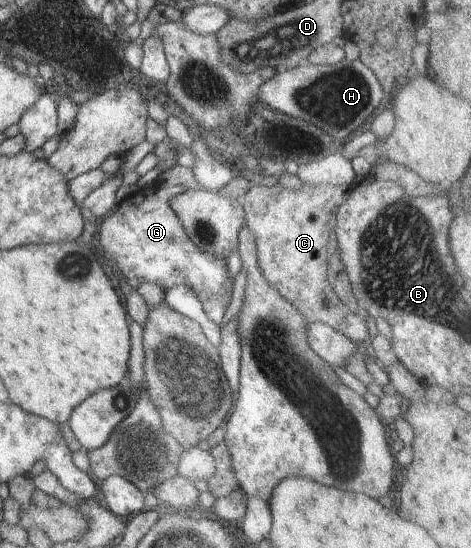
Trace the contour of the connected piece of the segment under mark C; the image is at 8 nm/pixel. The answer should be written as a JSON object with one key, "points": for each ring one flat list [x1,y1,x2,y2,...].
{"points":[[253,182,251,188,245,191,238,200,244,208,245,224,256,238,258,250,258,265,265,280,286,300,300,310,301,316,307,323,317,321,326,324,336,331,342,332,354,343,367,350,369,345,369,332,365,326,366,321,358,314,350,311,341,302,335,291,327,281,329,229,328,220,330,214,337,210,350,195,352,185,322,184,315,186,304,183,301,189,282,187,280,184,274,187,263,187]]}

